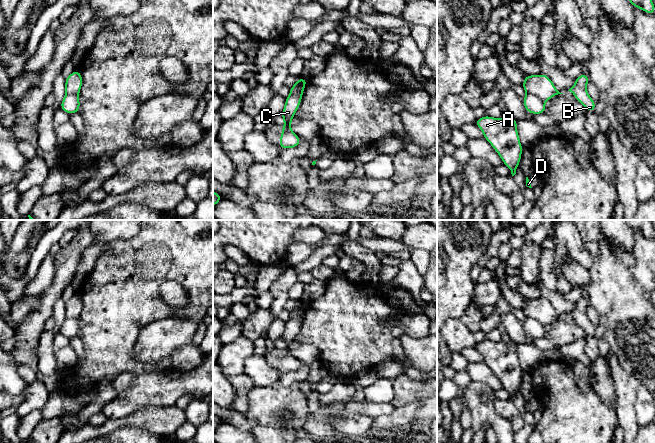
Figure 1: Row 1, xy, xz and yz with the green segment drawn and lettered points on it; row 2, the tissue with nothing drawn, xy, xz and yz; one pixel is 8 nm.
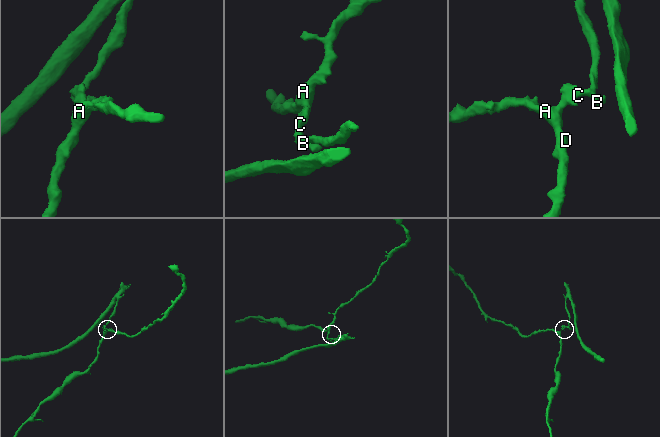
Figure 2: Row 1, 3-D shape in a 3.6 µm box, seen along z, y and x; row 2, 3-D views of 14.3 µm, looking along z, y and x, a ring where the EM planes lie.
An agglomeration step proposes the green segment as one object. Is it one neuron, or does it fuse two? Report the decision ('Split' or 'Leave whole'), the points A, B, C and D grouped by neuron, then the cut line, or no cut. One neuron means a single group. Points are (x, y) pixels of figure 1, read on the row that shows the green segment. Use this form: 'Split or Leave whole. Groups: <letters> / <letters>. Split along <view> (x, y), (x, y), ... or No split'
Split. Groups: A D / B C. Split along yz (527, 92), (537, 95), (544, 101)

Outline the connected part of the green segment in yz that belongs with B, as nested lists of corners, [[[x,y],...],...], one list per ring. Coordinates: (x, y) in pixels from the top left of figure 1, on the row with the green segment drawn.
[[[581,73],[575,79],[575,84],[568,91],[570,91],[575,96],[575,99],[584,106],[586,111],[594,112],[596,109],[596,103],[593,101],[586,90],[588,83],[588,74]]]

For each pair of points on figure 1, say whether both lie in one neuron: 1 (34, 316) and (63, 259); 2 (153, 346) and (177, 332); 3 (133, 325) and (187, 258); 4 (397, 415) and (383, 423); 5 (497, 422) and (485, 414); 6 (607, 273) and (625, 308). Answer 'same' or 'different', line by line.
1: same
2: same
3: same
4: same
5: same
6: same

